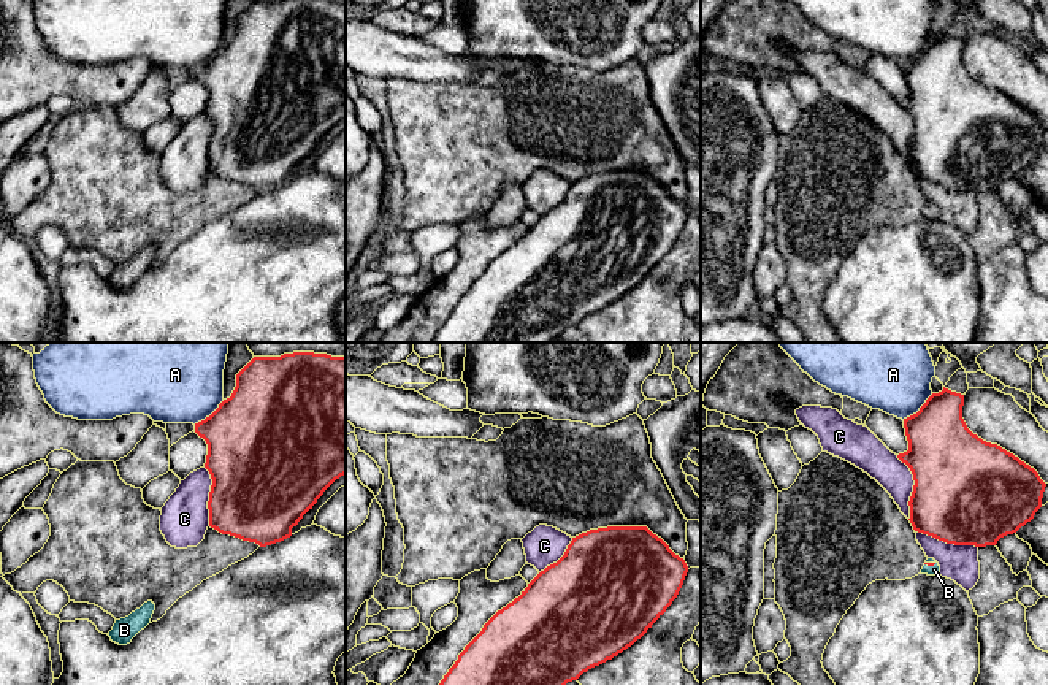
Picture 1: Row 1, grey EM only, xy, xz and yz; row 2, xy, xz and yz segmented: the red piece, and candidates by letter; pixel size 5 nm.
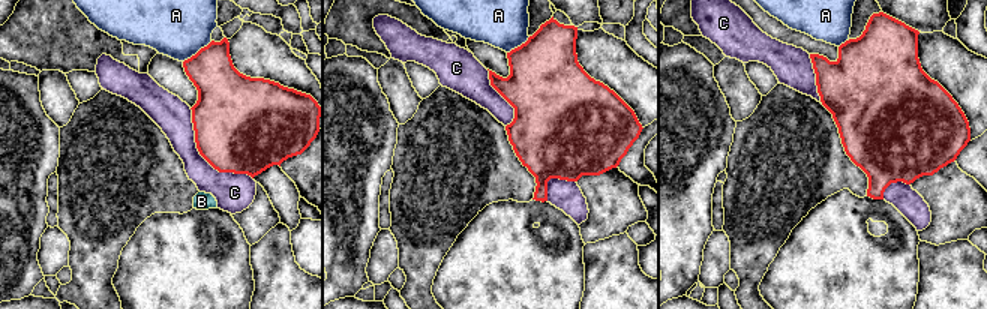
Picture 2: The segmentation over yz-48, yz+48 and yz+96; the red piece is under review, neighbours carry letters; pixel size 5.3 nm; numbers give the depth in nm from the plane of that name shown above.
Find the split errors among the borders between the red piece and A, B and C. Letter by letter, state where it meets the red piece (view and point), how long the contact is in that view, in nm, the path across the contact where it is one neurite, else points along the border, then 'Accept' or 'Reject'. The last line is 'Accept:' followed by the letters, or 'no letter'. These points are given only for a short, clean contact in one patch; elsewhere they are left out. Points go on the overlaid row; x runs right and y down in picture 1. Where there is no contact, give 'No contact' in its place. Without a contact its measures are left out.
A: Touches red at yz (920, 409). Shared border 200 nm. Reject
B: Touches red at yz (929, 563). Shared border 60 nm. Boundary: yz (936, 563), (925, 565). Reject
C: Touches red at yz (914, 487). Shared border 340 nm. Reject
Accept: no letter

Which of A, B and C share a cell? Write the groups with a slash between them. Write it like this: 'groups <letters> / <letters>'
groups A B / C

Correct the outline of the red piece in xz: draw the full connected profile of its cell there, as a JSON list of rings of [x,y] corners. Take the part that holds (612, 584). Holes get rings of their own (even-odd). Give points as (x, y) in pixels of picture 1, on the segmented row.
[[[607,526],[572,538],[564,555],[541,571],[518,598],[498,610],[465,647],[439,685],[566,685],[612,660],[666,612],[677,598],[688,566],[647,526]]]

